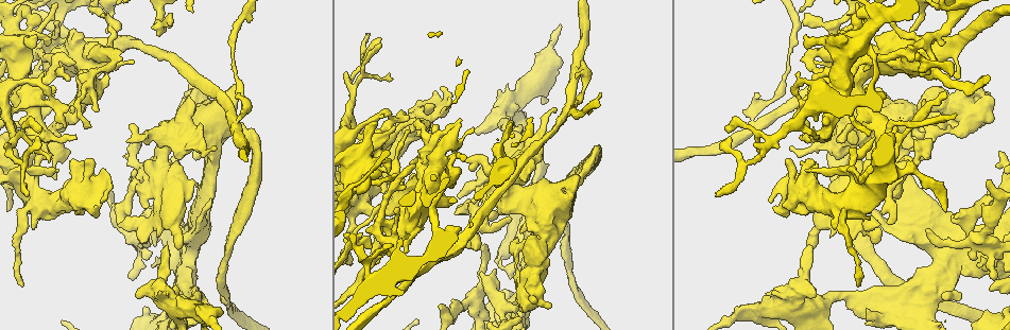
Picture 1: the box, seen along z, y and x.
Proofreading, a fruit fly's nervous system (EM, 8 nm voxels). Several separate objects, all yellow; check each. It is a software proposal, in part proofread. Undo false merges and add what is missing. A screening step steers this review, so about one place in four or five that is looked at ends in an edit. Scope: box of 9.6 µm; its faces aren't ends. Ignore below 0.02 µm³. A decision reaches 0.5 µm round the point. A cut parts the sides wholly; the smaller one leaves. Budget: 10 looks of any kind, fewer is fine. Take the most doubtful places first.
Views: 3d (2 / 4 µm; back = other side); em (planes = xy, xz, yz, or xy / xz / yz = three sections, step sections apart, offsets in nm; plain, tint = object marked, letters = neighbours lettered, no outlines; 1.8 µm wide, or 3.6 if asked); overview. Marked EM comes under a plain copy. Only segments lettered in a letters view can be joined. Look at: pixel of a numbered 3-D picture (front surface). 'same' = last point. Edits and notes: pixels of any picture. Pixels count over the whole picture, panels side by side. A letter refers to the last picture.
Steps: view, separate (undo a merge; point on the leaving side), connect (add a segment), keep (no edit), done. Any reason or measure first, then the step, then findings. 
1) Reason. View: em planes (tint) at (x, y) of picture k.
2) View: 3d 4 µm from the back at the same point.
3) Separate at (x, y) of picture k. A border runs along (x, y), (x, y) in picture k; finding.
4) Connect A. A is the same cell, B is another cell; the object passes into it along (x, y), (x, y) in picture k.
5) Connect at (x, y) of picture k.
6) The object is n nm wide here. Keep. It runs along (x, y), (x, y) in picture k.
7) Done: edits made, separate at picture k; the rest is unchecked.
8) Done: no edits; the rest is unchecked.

Free end. View: 3d 4 µm from the back at (495, 270) of picture 1.

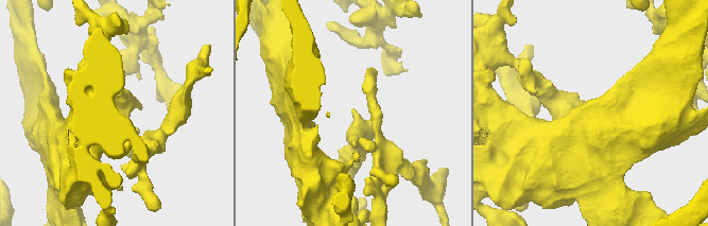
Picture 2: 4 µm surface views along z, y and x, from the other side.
View: em planes (letters) at (354, 110) of picture 2.

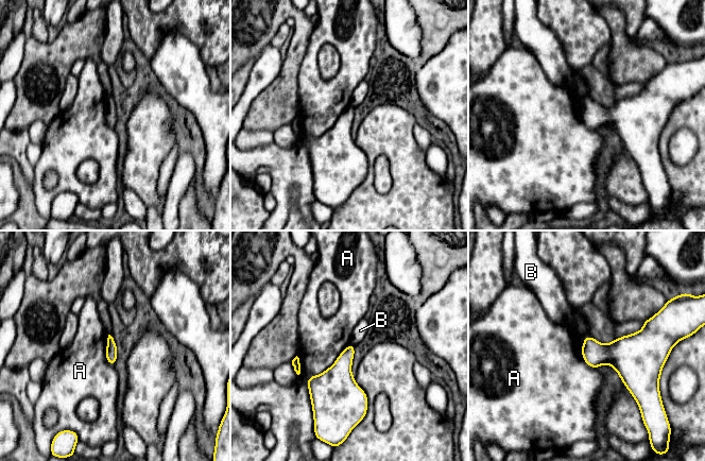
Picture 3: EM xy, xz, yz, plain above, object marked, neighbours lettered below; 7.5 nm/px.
Keep. A and B are other cells; a border runs along (349, 343), (309, 377), (312, 413) in picture 3; none of them fits.

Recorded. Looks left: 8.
View: em 3.6 µm planes (tint) at (360, 138) of picture 1.

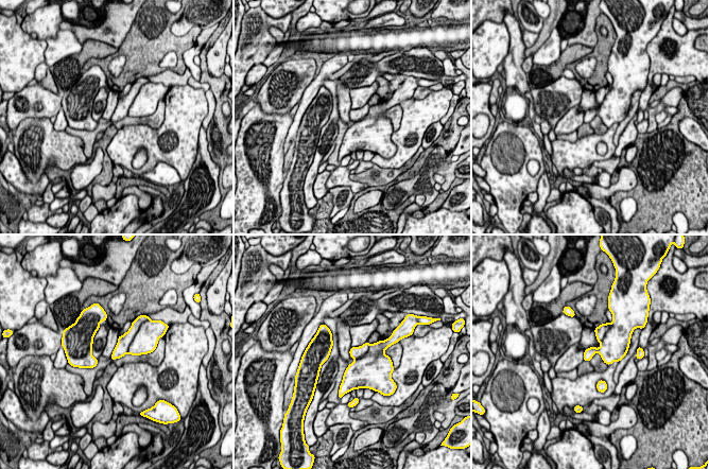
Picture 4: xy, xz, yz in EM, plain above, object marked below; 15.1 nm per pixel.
View: em 3.6 µm planes (letters) at the same point.

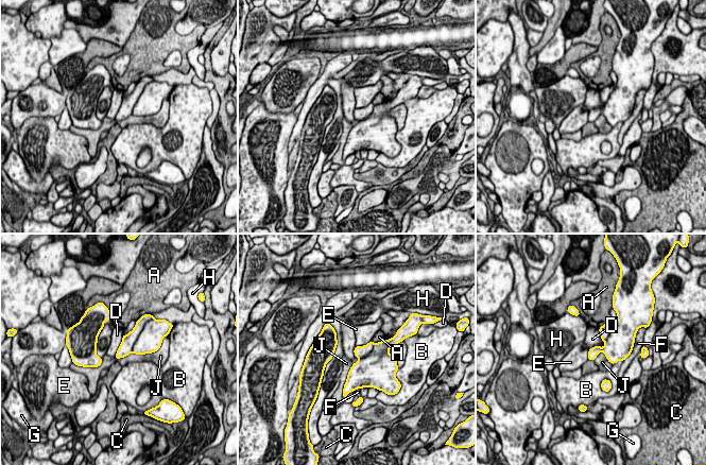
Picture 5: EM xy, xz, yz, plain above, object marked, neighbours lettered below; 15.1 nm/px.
The object is 160 nm wide here. Separate at (150, 340) of picture 5. A, B, C, D, E, F, G, H and J are other cells; a border runs along (144, 326), (132, 351) in picture 5; a second cell is stuck on.

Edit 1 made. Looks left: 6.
An open end. View: em 3.6 µm planes (tint) at (889, 223) of picture 1.

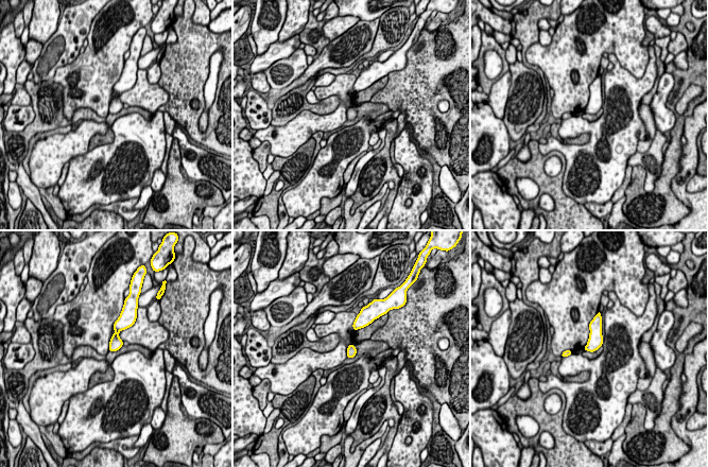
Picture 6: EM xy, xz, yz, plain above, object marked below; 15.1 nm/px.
View: em 3.6 µm planes (letters) at the same point.

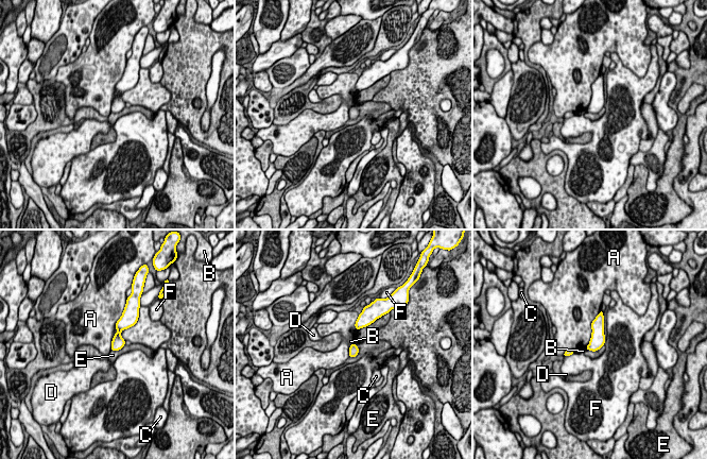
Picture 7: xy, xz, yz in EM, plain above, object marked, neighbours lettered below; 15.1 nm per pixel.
Keep. A, B, C, D, E and F are other cells; a border runs along (356, 343), (358, 353), (351, 358) in picture 7; no lettered segment goes on from it.

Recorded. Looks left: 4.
Free end. View: 3d 2 µm at (437, 125) of picture 1.

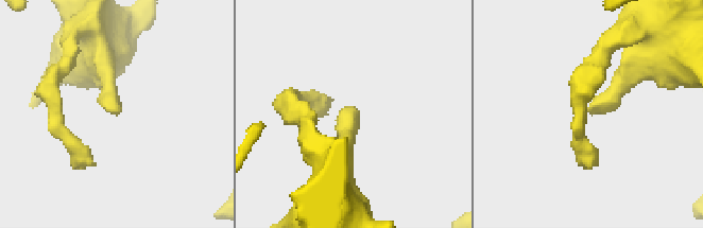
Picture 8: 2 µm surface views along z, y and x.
View: em yz step 16 (tint) at (352, 106) of picture 8.

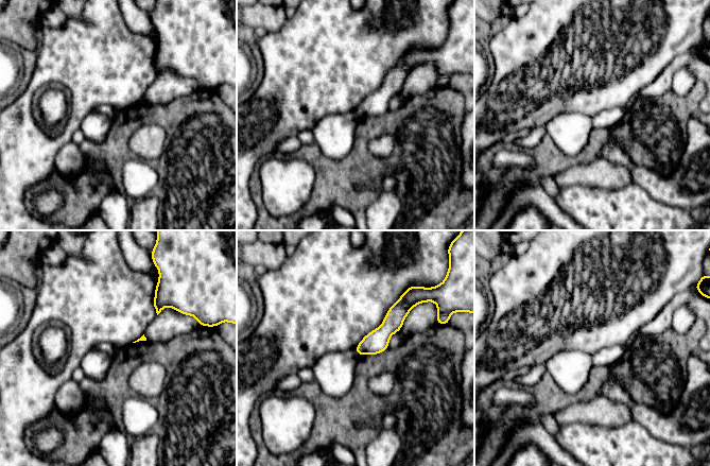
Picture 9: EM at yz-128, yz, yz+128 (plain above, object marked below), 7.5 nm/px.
View: em planes (letters) at the same point.

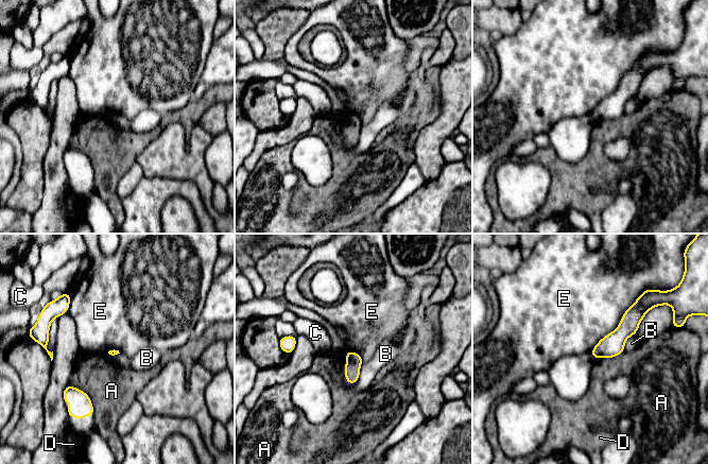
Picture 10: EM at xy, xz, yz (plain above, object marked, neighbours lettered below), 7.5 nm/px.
The longest contact is with E, 550 nm. Keep. A, B, C, D and E are other cells; a border runs along (639, 296), (619, 324), (589, 351) in picture 10; none of them fits.

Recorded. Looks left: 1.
Done: edits made, separate at picture 5; the rest is unchecked.

